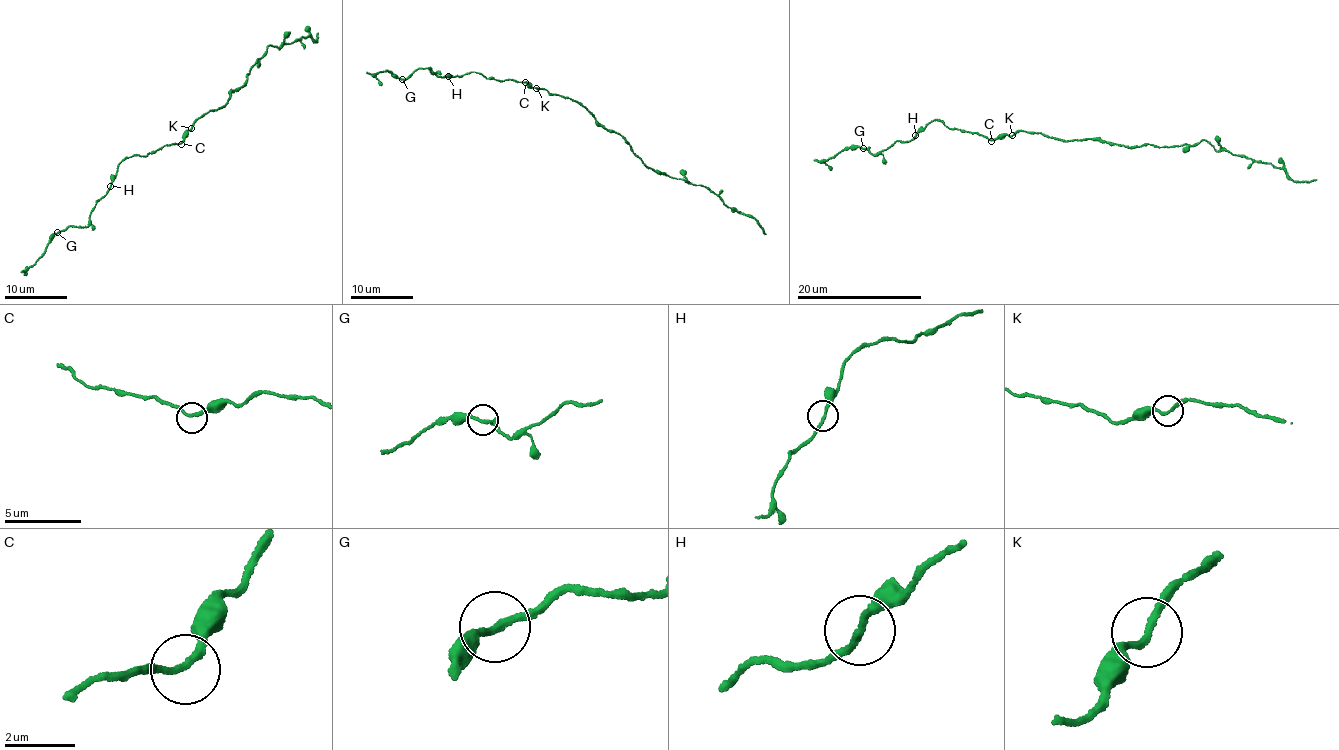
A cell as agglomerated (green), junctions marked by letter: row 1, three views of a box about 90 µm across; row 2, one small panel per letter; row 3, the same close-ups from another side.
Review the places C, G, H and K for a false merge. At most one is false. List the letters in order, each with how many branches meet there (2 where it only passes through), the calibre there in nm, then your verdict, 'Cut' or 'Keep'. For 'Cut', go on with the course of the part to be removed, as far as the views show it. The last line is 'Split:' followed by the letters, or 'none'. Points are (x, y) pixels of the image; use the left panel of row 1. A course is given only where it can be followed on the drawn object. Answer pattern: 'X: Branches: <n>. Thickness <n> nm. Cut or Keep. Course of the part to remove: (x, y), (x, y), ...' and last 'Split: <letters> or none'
C: Branches: 2. Thickness 190 nm. Keep
G: Branches: 2. Thickness 190 nm. Keep
H: Branches: 2. Thickness 180 nm. Keep
K: Branches: 2. Thickness 180 nm. Cut. Course of the part to remove: (191, 128), (244, 86), (268, 45), (280, 48), (302, 36), (316, 42), (318, 33)
Split: K

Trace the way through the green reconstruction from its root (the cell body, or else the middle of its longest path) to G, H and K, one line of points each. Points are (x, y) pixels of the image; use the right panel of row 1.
G: (1029, 131), (1003, 133), (992, 140), (948, 127), (935, 119), (909, 141), (898, 140), (875, 154), (863, 148)
H: (1029, 131), (1018, 130), (1010, 135), (1003, 133), (992, 140), (975, 132), (948, 127), (935, 119), (915, 135)
K: (1029, 131), (1018, 130), (1012, 135)

